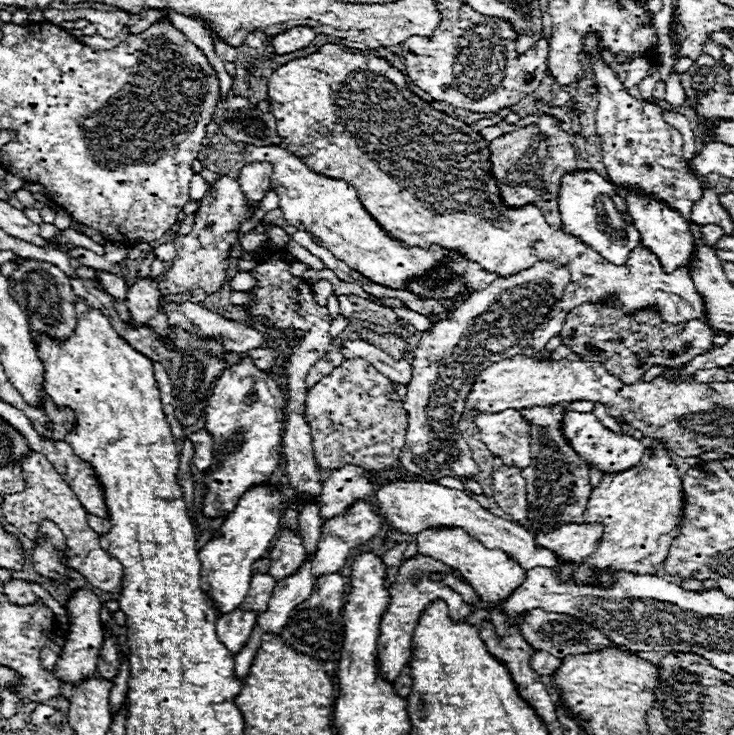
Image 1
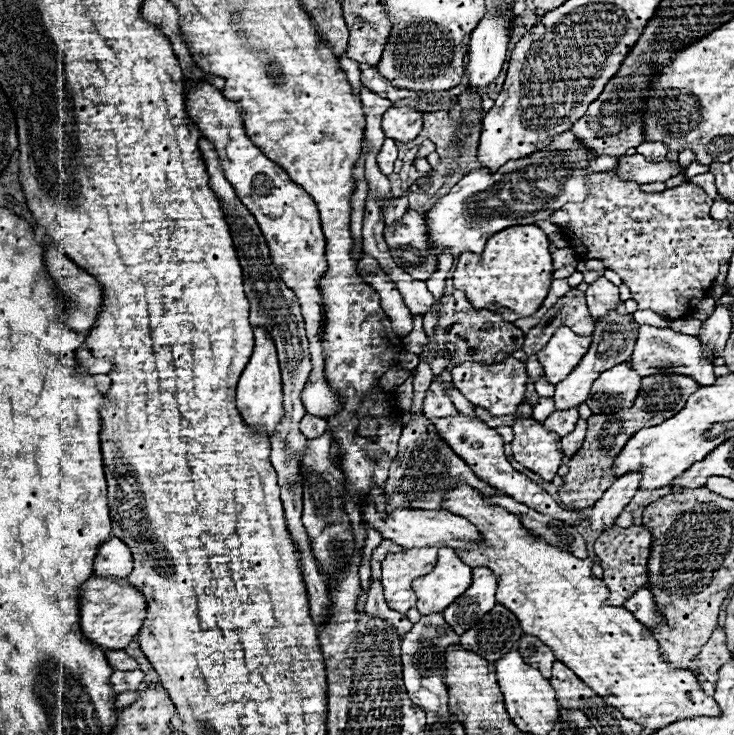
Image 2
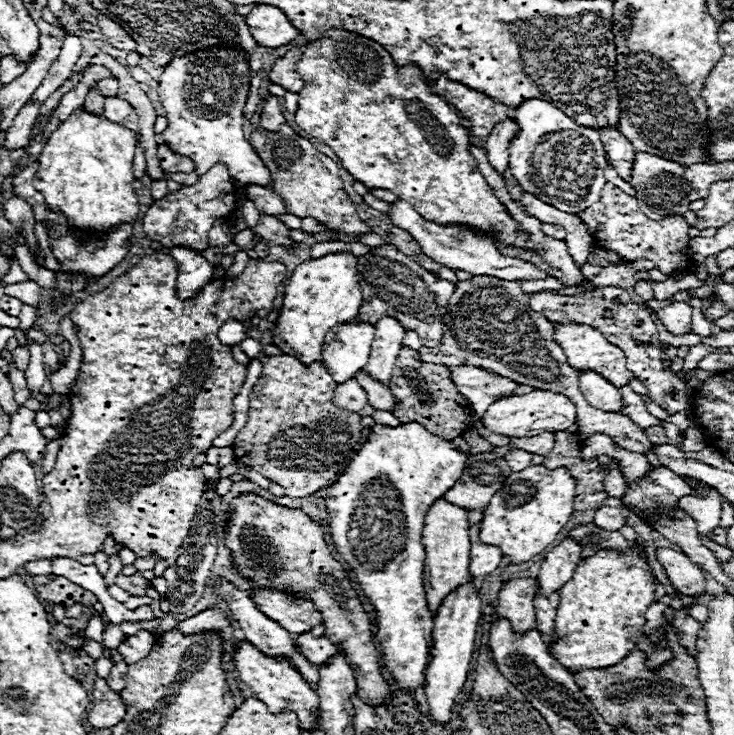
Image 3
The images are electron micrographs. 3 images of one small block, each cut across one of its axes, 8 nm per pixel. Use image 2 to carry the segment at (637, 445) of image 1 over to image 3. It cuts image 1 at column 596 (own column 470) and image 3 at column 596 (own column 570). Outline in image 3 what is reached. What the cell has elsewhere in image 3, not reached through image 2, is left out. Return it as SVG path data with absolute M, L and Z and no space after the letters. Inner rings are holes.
M604 506L604 508L598 508L596 514L594 514L594 524L604 528L604 530L620 530L624 526L626 518L622 516L620 508L614 508L614 506Z

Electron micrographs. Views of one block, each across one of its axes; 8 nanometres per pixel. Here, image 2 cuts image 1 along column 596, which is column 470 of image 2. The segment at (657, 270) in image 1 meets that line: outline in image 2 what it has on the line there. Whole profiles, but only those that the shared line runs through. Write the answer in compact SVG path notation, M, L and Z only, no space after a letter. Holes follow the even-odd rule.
M534 224L510 226L490 236L484 254L462 254L454 272L454 286L464 290L468 300L478 310L500 314L506 322L526 318L542 306L552 284L552 258L548 250L548 236Z

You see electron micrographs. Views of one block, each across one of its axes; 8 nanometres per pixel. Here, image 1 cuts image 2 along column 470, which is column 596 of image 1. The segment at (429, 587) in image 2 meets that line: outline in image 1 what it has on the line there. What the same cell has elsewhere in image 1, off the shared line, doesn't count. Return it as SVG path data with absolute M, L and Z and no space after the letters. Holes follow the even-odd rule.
M390 482L386 486L382 486L376 492L376 504L378 504L378 512L382 514L382 518L396 528L398 532L404 534L418 534L422 530L428 528L462 528L468 536L484 542L484 546L488 548L500 548L506 554L512 554L512 558L516 558L526 570L536 568L536 566L544 566L544 568L560 568L562 570L562 578L574 578L578 582L600 582L600 584L608 584L610 582L610 574L600 574L596 572L598 568L588 566L586 562L582 564L562 564L550 550L536 546L534 536L524 530L520 524L510 522L510 520L502 520L494 514L490 514L486 508L482 508L474 498L470 498L466 492L462 490L454 490L454 488L446 488L434 482Z

